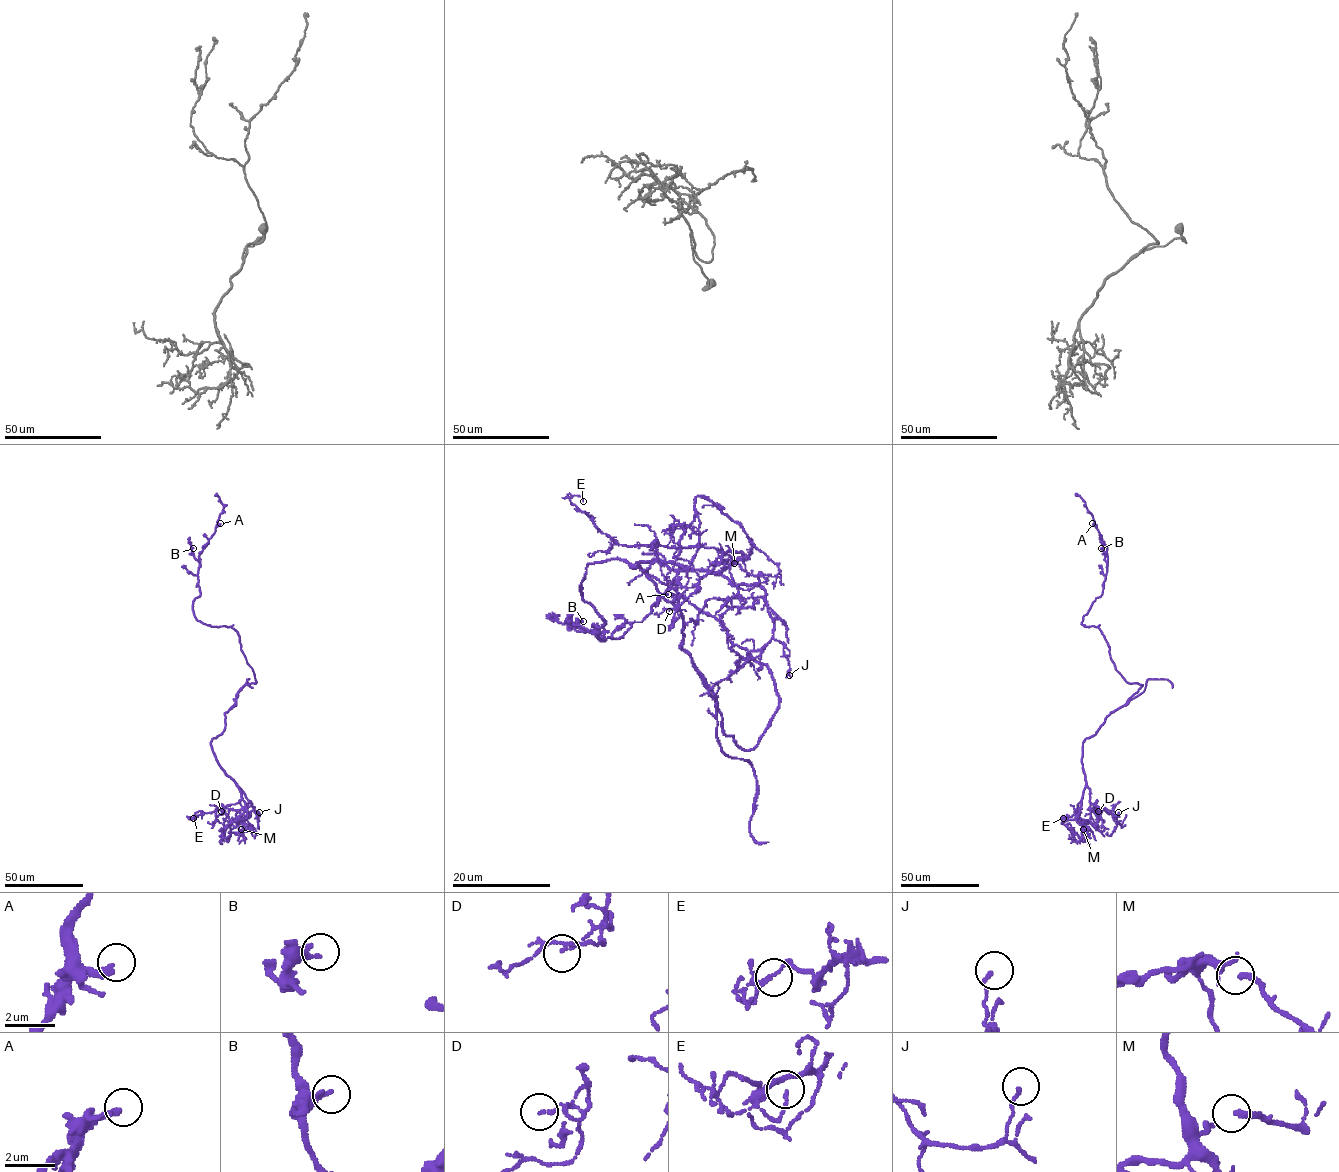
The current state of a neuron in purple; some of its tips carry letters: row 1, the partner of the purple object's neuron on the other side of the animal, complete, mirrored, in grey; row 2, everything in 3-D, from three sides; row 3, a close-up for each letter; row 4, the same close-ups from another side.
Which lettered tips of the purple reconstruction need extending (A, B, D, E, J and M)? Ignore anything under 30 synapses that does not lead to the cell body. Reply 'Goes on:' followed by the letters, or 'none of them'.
Goes on: none of them

